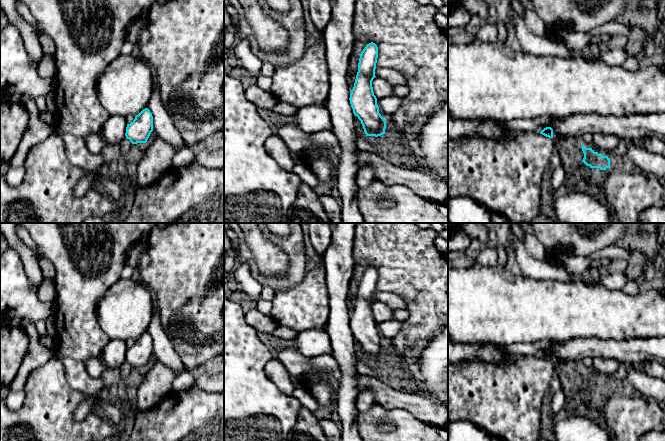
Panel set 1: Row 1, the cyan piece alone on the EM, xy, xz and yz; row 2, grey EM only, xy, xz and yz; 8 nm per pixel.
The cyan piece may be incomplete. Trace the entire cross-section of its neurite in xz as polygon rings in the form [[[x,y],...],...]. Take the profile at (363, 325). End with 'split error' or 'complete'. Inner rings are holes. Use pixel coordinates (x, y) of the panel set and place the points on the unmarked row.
[[[373,266],[367,268],[360,278],[358,296],[349,322],[353,337],[361,345],[366,360],[375,361],[385,358],[386,353],[386,345],[379,337],[372,311],[377,282],[377,269]]]; complete

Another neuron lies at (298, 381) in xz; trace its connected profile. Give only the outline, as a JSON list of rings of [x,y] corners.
[[[303,374],[292,376],[292,383],[295,388],[304,389],[304,376]]]

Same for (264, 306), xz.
[[[259,298],[256,301],[256,310],[261,312],[262,314],[265,314],[267,316],[271,316],[271,311],[272,311],[272,301],[271,300],[264,300],[262,298]]]

